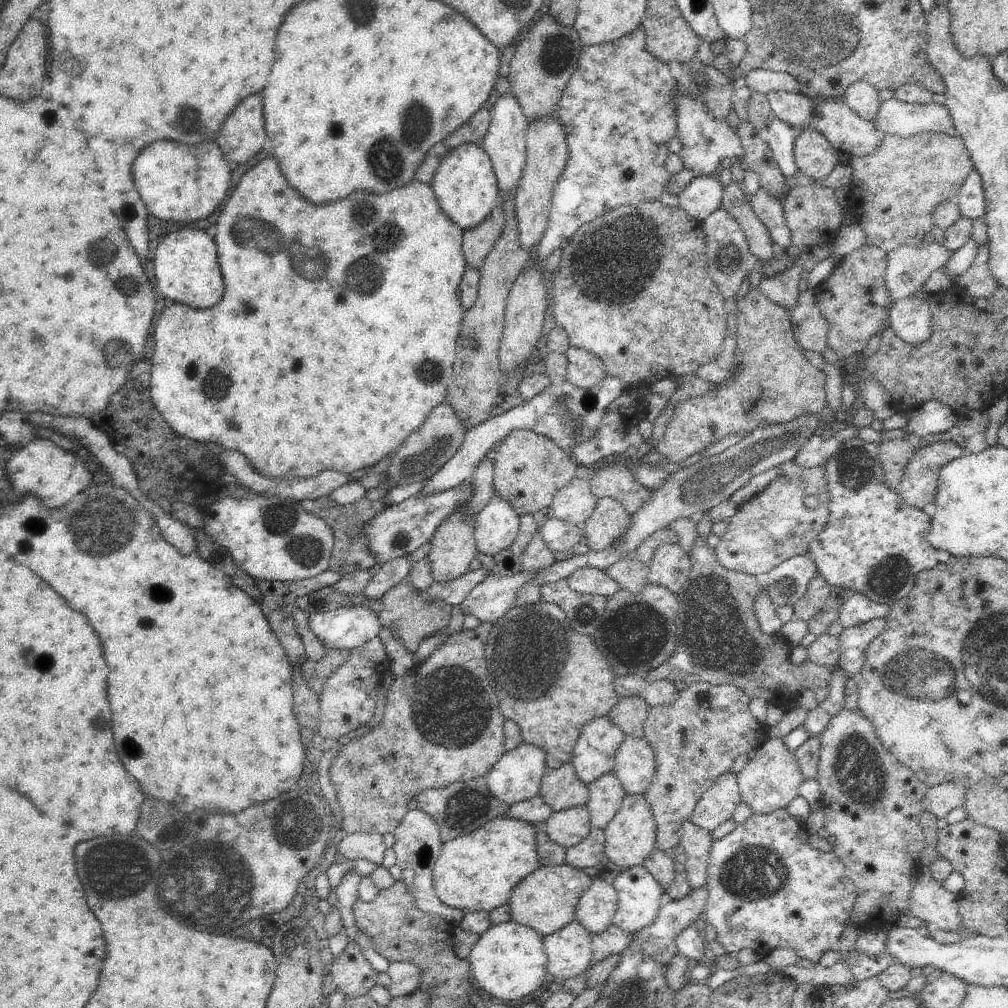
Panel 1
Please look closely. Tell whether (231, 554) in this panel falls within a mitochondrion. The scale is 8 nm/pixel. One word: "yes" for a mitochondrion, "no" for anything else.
no

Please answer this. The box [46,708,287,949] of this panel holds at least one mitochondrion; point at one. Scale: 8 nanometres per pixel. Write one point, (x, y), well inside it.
(209, 881)

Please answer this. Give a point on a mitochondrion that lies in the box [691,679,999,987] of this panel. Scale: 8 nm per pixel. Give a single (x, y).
(858, 767)

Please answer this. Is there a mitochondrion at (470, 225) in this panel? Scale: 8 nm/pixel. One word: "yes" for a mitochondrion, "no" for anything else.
no

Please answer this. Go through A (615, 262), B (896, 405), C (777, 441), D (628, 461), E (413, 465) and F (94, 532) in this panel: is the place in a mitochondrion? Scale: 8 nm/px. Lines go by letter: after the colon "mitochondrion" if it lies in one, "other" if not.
A: mitochondrion
B: other
C: mitochondrion
D: other
E: mitochondrion
F: mitochondrion

